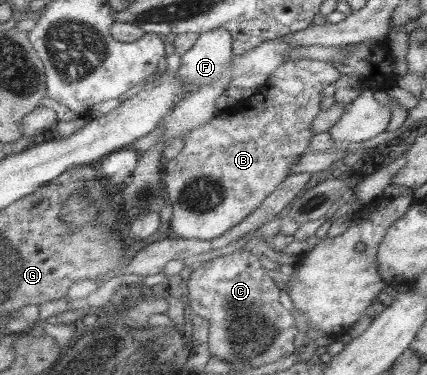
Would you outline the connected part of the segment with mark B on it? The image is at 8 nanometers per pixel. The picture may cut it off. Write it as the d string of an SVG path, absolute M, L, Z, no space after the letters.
M295 59L282 62L267 75L262 111L256 115L244 115L246 119L234 121L234 115L224 115L226 109L214 115L208 123L192 129L184 136L181 151L163 166L167 200L171 203L169 219L171 235L181 239L207 241L220 237L252 213L268 197L274 188L290 175L290 165L308 152L314 134L310 127L314 117L321 111L321 90L330 83L339 83L340 75L328 61Z

